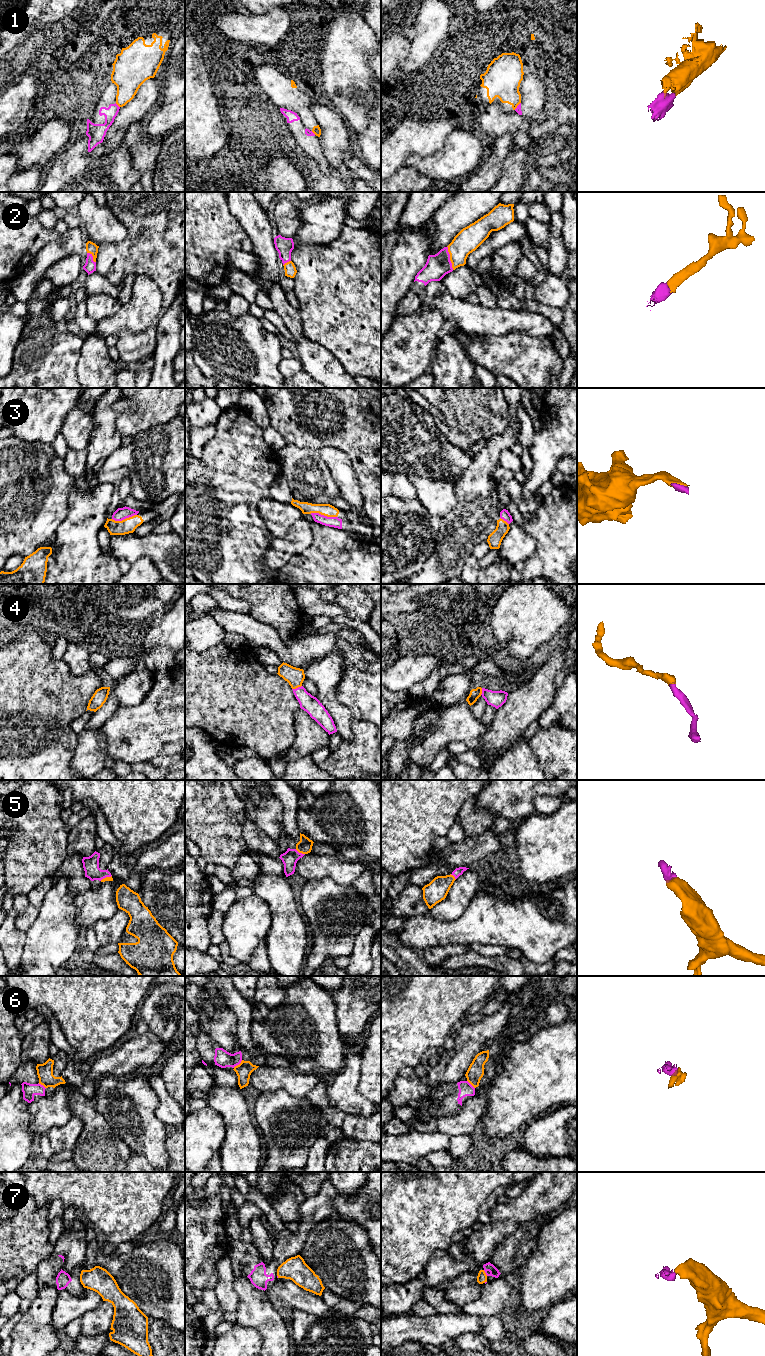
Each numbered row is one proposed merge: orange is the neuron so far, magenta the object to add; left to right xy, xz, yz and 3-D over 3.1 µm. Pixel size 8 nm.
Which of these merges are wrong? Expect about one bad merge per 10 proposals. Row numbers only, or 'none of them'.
1, 6, 7

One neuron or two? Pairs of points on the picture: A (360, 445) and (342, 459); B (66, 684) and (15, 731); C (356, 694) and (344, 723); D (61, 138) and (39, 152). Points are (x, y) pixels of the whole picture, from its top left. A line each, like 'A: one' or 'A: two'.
A: two
B: one
C: two
D: one

